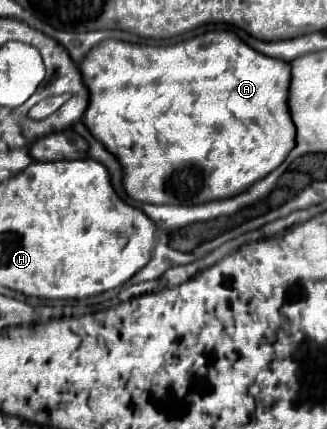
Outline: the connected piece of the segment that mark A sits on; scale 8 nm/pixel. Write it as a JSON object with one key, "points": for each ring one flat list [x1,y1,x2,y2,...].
{"points":[[214,30,174,46,146,46,146,44,130,44,122,40,106,40,94,46,90,54,86,54,86,58,80,64,80,72,90,92,90,104,84,114,84,122,94,134,94,138,98,138,120,160,124,168,122,184,132,200,146,202,146,204,202,204,210,200,230,198,248,190,258,180,266,178,274,168,278,168,284,162,284,158,296,146,296,126,290,118,290,108,286,102,288,88,290,88,290,64,252,50,234,32]]}

